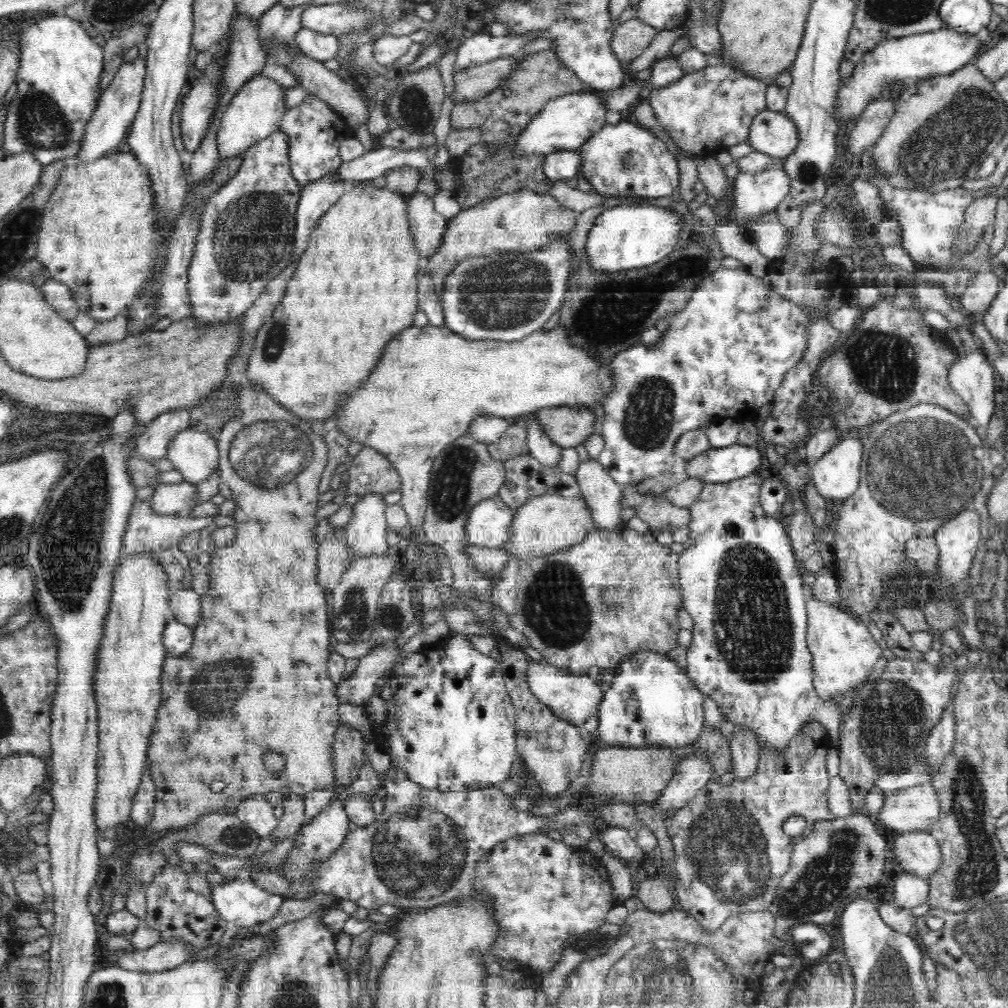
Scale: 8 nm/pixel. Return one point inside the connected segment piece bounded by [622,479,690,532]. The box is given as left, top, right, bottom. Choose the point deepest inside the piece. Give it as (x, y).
(647, 497)

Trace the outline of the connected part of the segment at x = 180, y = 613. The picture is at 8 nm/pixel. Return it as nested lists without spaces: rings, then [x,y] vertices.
[[[180,584],[173,586],[170,610],[170,614],[177,622],[192,630],[203,620],[201,596],[196,594],[194,588],[183,588]]]

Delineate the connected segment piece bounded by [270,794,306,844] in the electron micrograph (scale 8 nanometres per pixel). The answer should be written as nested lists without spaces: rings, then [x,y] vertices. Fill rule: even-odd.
[[[288,794],[283,798],[283,815],[278,820],[276,830],[270,834],[275,843],[279,844],[290,837],[296,836],[298,828],[306,822],[304,816],[304,797],[299,794]]]

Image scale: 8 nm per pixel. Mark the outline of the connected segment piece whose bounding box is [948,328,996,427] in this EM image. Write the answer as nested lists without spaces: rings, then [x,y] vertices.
[[[958,328],[949,330],[949,342],[952,343],[953,349],[958,351],[961,356],[960,360],[949,370],[949,385],[968,405],[971,417],[974,418],[977,424],[986,427],[996,407],[994,406],[996,404],[994,402],[994,368],[992,368],[995,362],[989,355],[984,355],[981,350],[972,351],[972,349],[968,349],[960,339]]]

